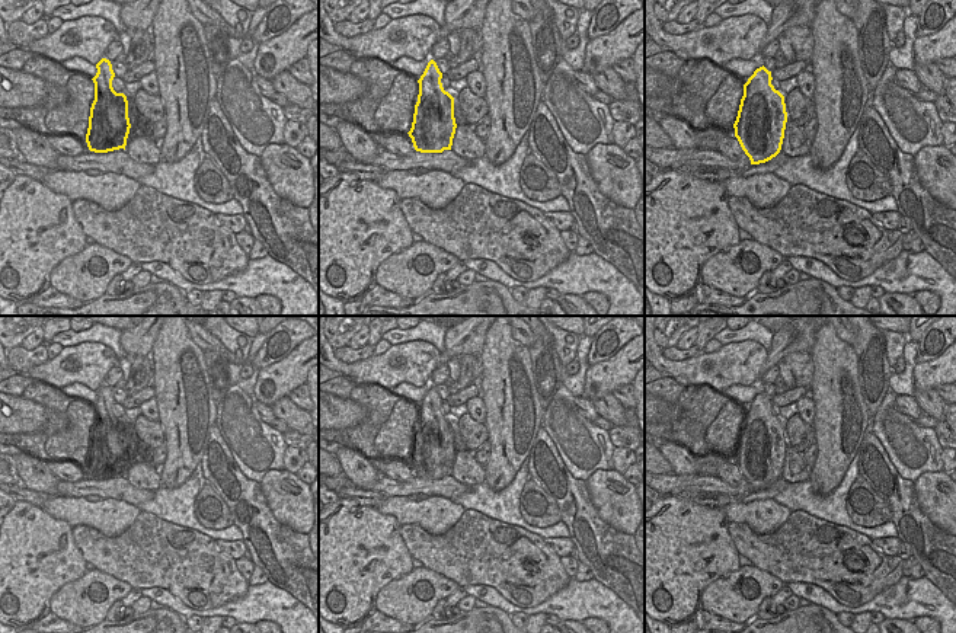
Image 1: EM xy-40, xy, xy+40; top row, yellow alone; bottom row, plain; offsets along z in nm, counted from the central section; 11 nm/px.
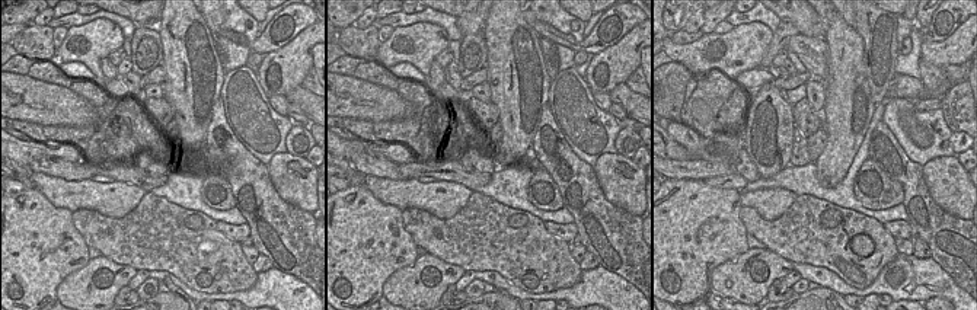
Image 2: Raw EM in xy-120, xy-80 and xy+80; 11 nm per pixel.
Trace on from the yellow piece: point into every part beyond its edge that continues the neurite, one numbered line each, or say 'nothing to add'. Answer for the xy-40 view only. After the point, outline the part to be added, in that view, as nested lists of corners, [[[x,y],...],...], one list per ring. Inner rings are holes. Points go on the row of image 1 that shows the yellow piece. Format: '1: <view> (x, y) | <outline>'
nothing to add

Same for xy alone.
nothing to add

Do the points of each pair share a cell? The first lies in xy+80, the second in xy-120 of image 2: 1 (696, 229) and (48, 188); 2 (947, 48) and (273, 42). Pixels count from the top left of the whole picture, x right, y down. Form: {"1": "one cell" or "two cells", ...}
{"1": "two cells", "2": "two cells"}

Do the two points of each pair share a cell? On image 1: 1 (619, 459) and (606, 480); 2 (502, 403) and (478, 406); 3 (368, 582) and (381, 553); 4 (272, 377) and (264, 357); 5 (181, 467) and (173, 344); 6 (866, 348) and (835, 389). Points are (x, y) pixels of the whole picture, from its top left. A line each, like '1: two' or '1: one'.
1: two
2: two
3: one
4: two
5: one
6: two

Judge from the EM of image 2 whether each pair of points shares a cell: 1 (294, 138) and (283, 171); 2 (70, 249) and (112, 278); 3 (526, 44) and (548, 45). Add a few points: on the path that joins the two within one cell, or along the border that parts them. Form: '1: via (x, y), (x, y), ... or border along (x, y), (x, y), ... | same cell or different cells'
1: border along (287, 152), (305, 159) | different cells
2: border along (91, 259), (83, 267), (70, 272), (61, 283) | different cells
3: border along (538, 37), (543, 66), (549, 77) | different cells

